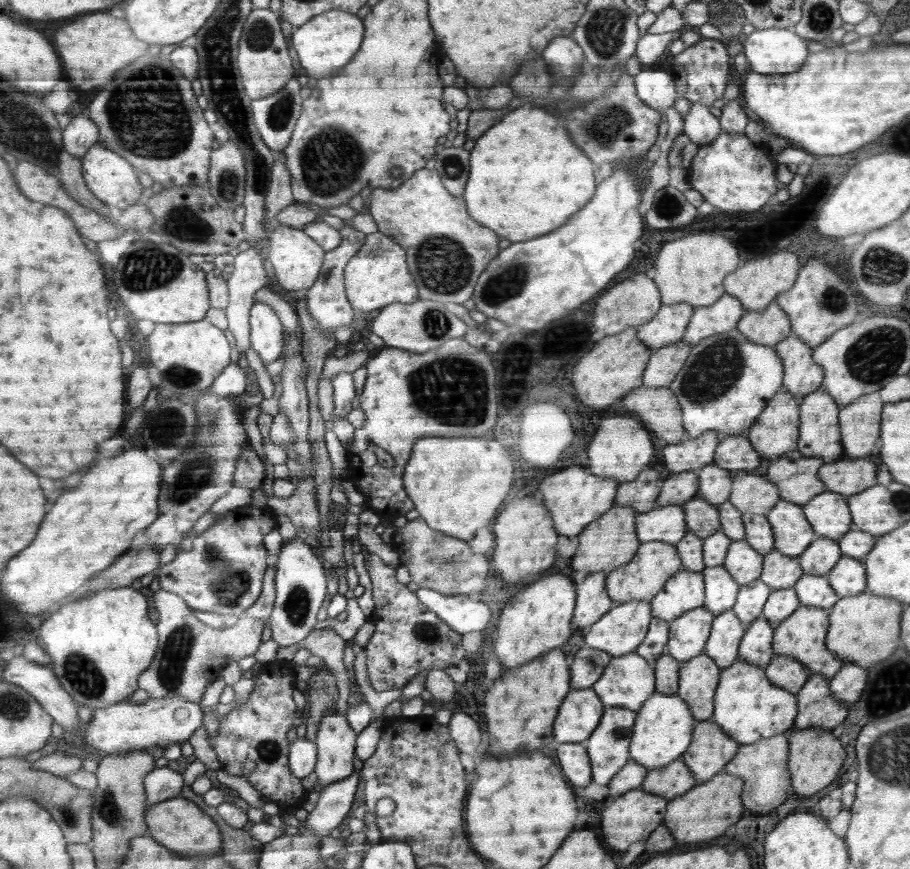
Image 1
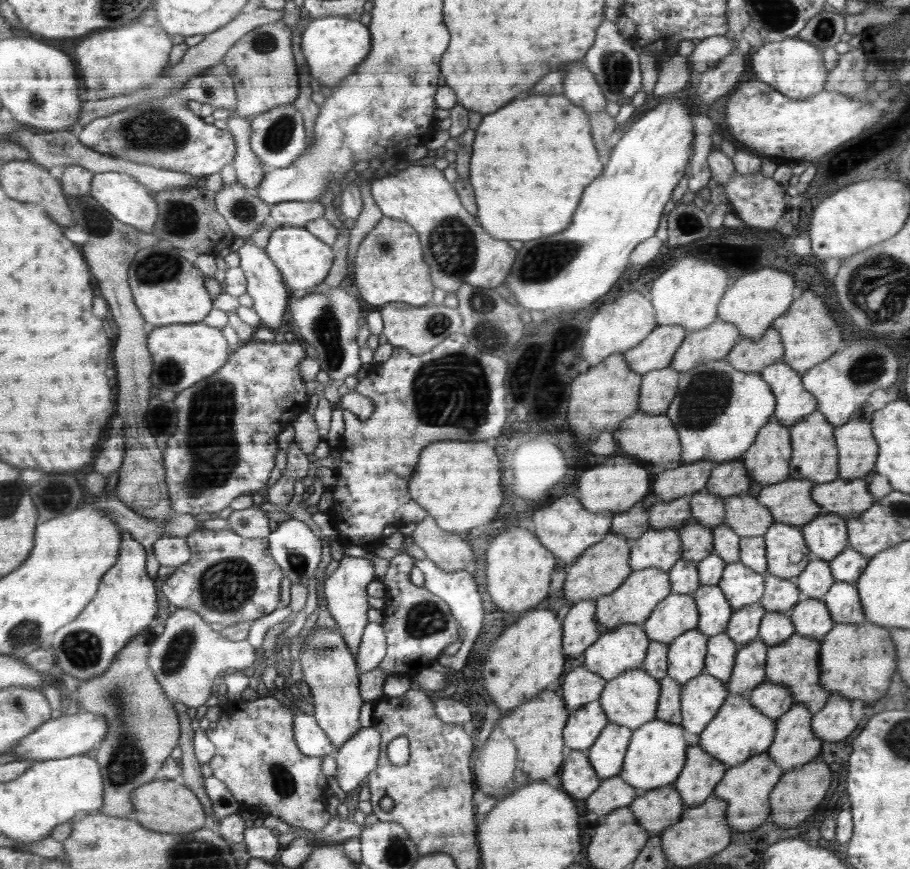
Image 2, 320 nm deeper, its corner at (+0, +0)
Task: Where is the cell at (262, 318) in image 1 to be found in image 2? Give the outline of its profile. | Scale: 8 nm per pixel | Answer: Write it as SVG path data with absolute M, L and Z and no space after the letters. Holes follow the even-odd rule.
M245 243L237 253L240 257L239 267L244 271L247 280L247 293L253 300L254 312L258 314L262 326L276 330L282 324L282 314L286 312L286 306L289 306L288 290L282 273L275 265L275 261L268 256L267 251L258 248L256 244Z

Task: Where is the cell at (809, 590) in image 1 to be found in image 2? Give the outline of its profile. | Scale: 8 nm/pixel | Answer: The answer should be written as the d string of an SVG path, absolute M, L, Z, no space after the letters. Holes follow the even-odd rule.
M802 597L788 615L795 625L795 634L810 636L821 642L836 624L827 603L818 598Z

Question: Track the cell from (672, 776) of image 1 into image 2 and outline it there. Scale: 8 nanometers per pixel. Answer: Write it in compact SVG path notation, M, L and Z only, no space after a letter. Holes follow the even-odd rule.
M673 784L647 791L629 804L638 824L647 829L649 836L656 836L676 824L686 810L683 796Z

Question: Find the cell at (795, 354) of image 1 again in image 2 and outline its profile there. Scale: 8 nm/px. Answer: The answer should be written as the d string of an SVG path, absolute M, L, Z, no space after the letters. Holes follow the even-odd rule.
M782 359L759 373L776 396L775 417L789 428L811 415L818 407L817 397L804 387L802 376Z

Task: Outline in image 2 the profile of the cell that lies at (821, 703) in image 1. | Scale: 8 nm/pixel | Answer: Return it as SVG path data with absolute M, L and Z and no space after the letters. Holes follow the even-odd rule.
M798 703L779 717L774 742L767 752L781 765L784 773L811 763L821 754L823 740L812 732L812 718L807 705Z

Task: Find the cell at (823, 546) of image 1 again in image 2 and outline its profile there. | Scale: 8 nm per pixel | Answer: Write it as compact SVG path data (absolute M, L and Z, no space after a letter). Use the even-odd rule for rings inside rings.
M812 558L807 567L796 577L798 590L805 598L822 599L835 581L829 562L818 558Z

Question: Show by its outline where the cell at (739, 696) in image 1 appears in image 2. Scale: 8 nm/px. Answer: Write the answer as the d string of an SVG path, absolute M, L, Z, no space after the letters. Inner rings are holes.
M728 694L719 715L699 735L697 744L702 745L718 760L722 760L727 768L732 768L742 764L751 756L767 752L768 747L774 742L778 728L777 722L762 715L755 706L752 706L748 694Z

